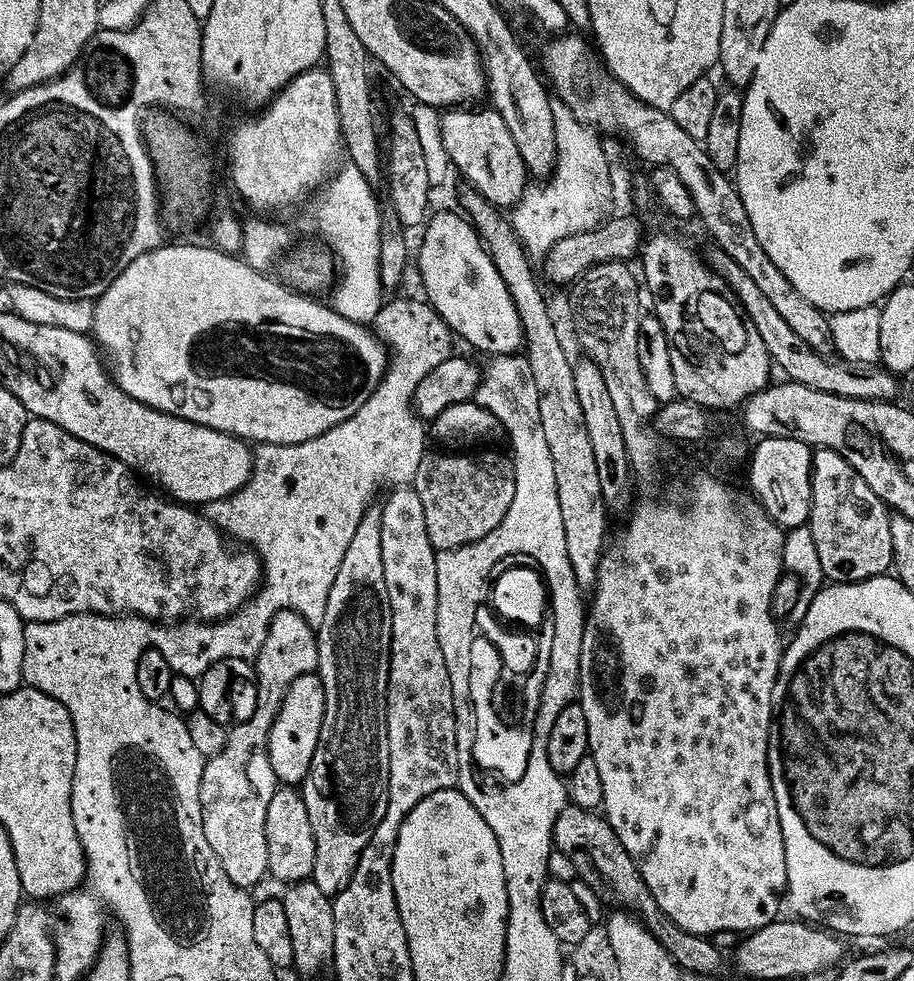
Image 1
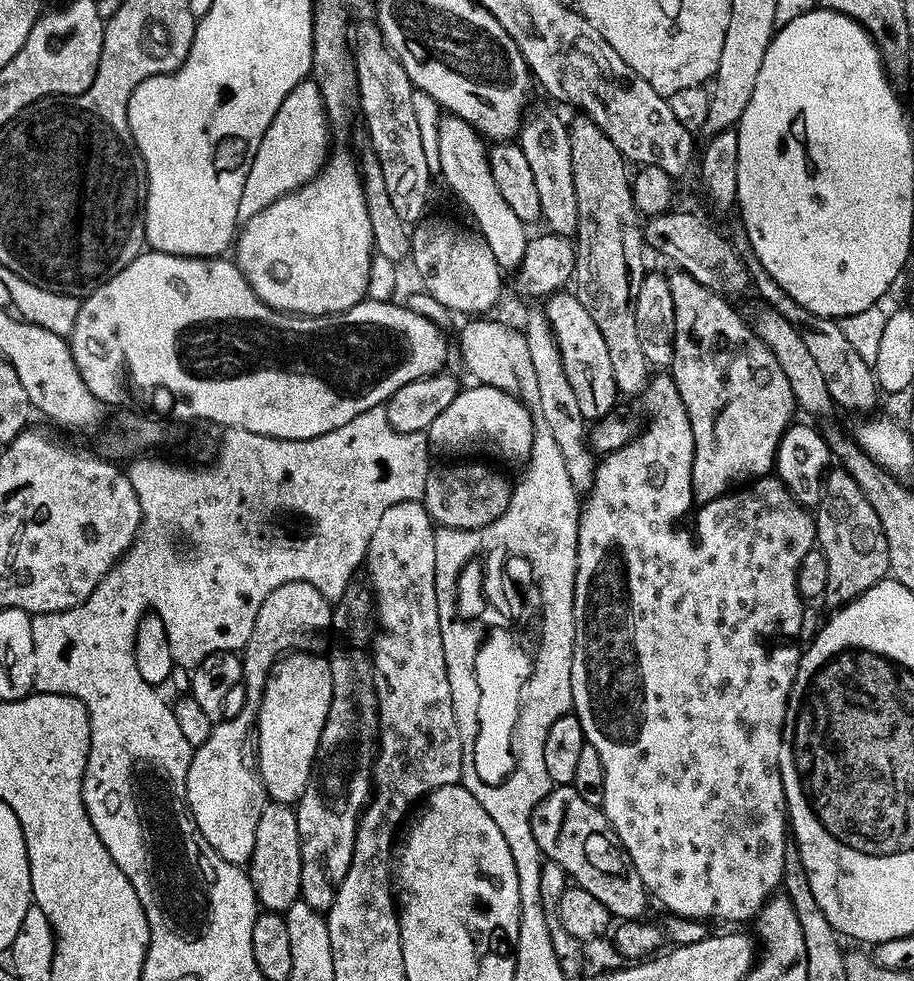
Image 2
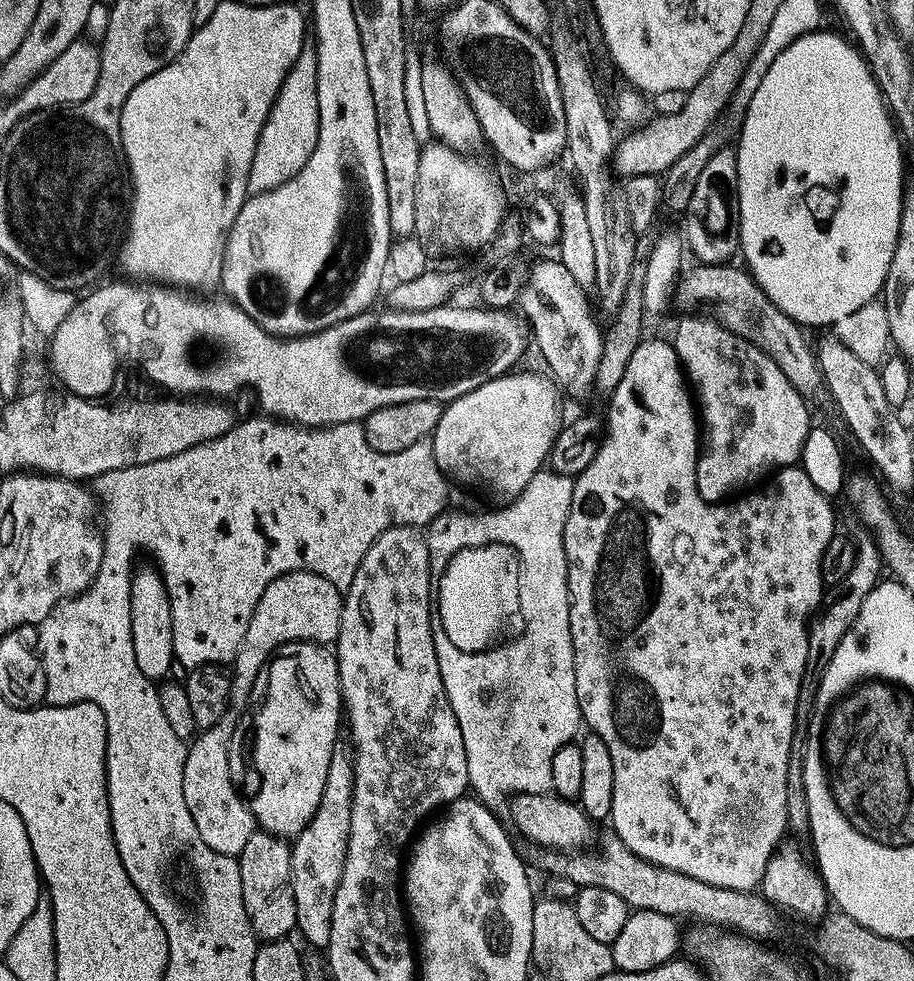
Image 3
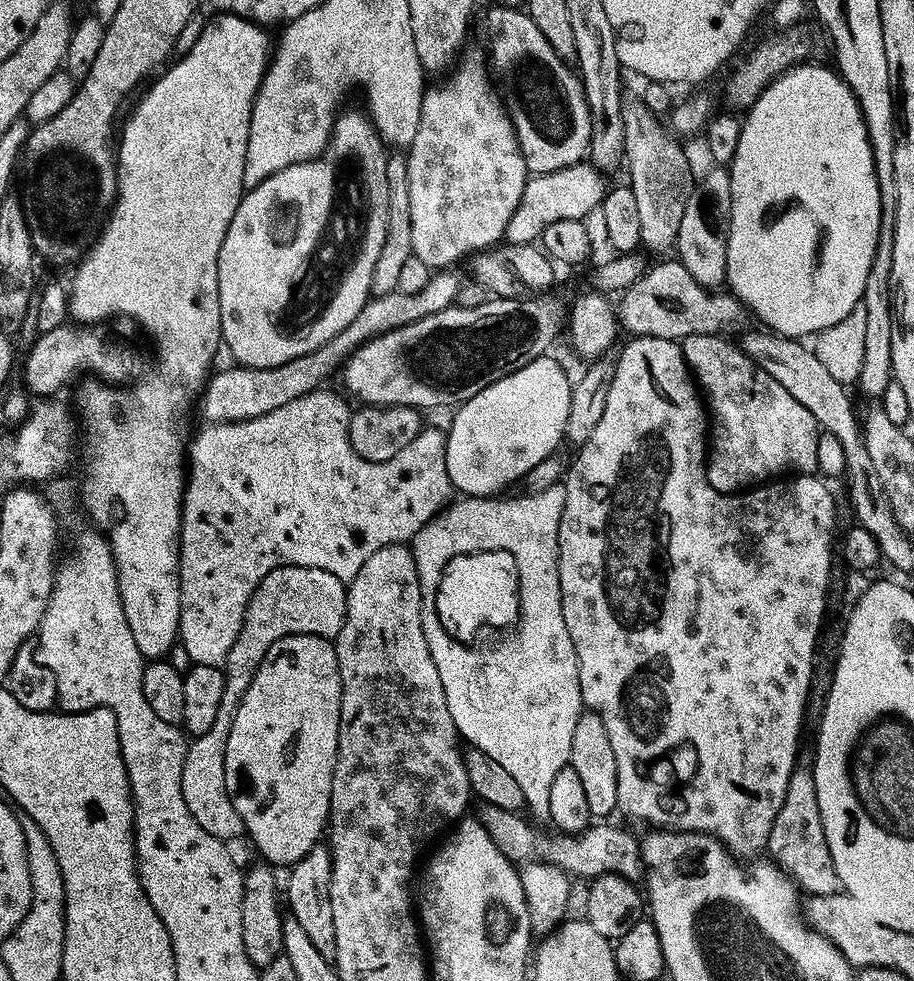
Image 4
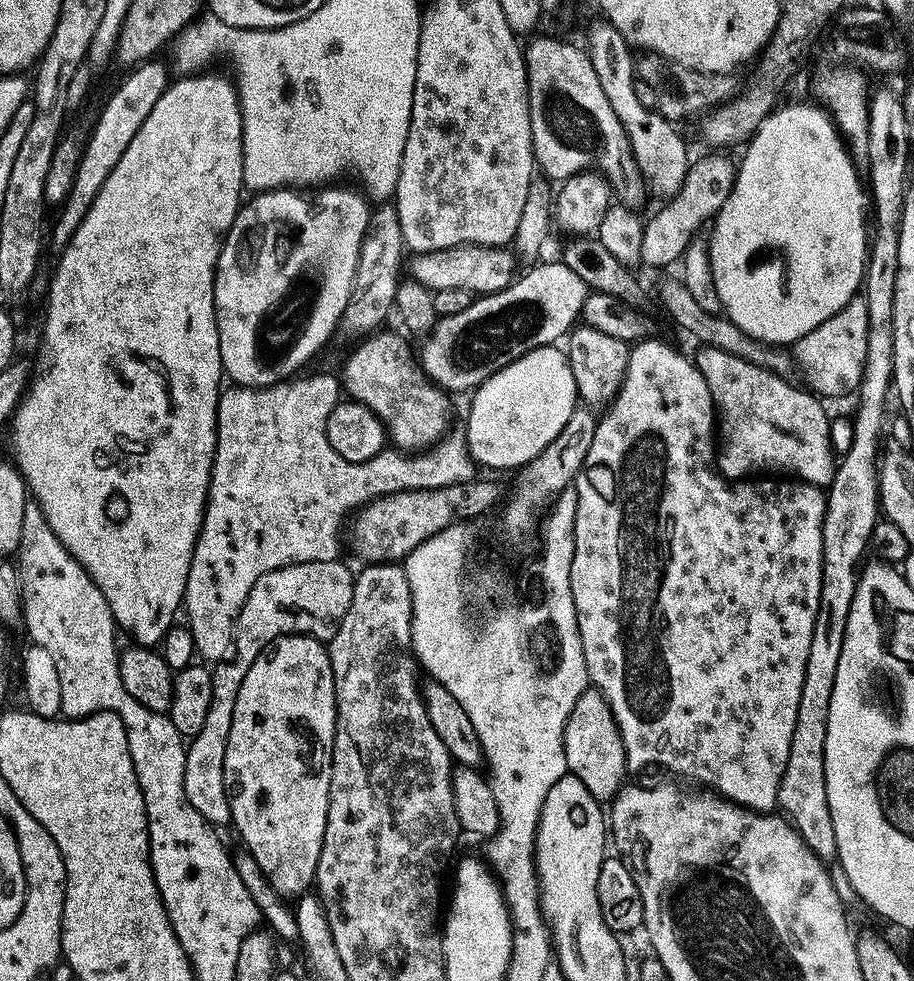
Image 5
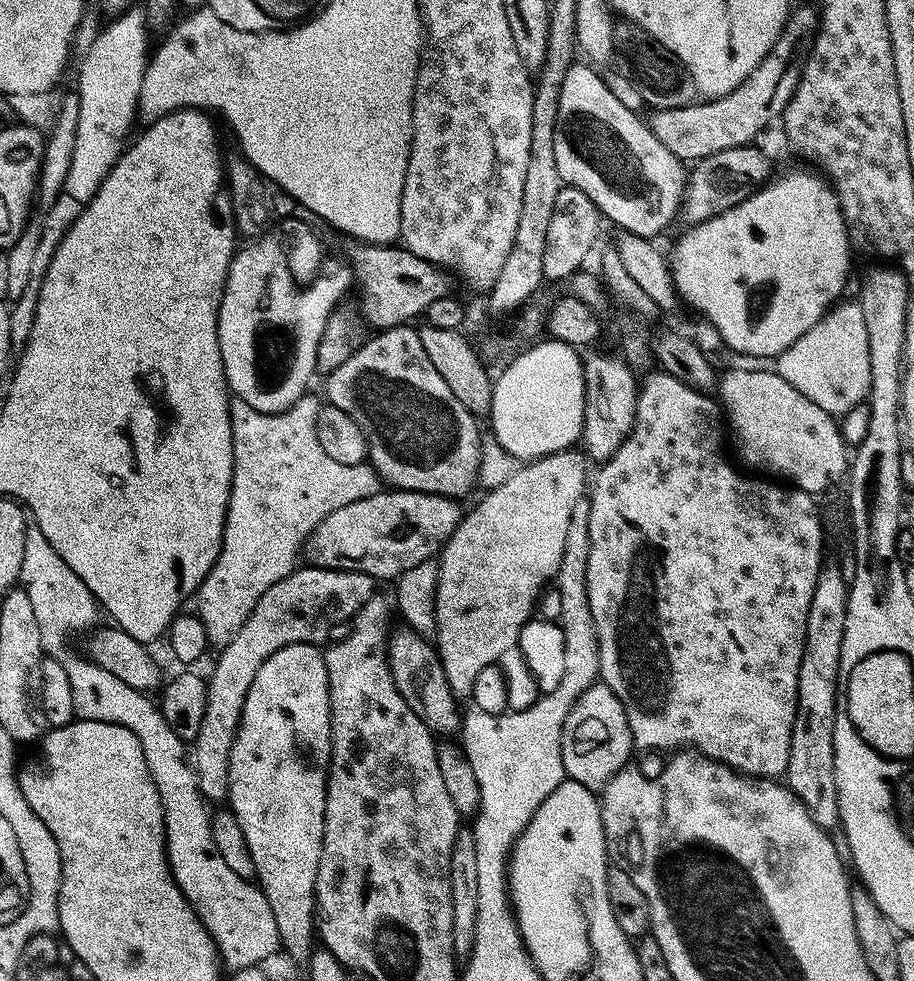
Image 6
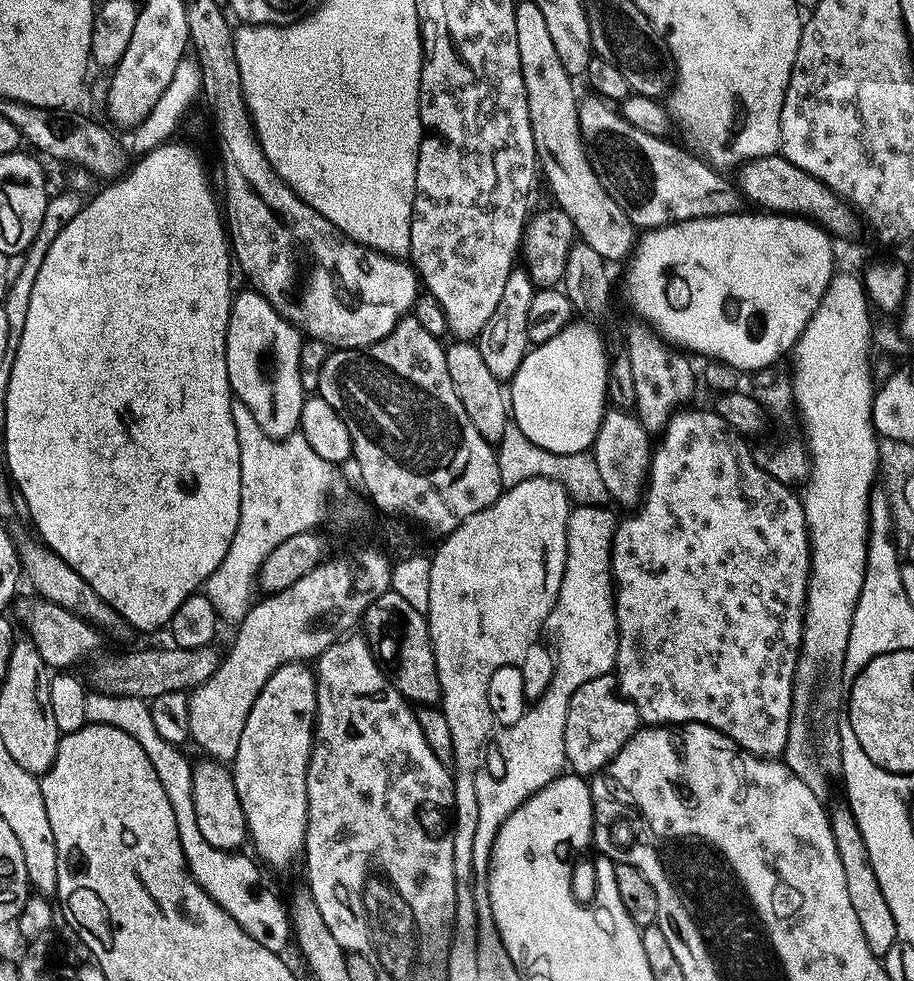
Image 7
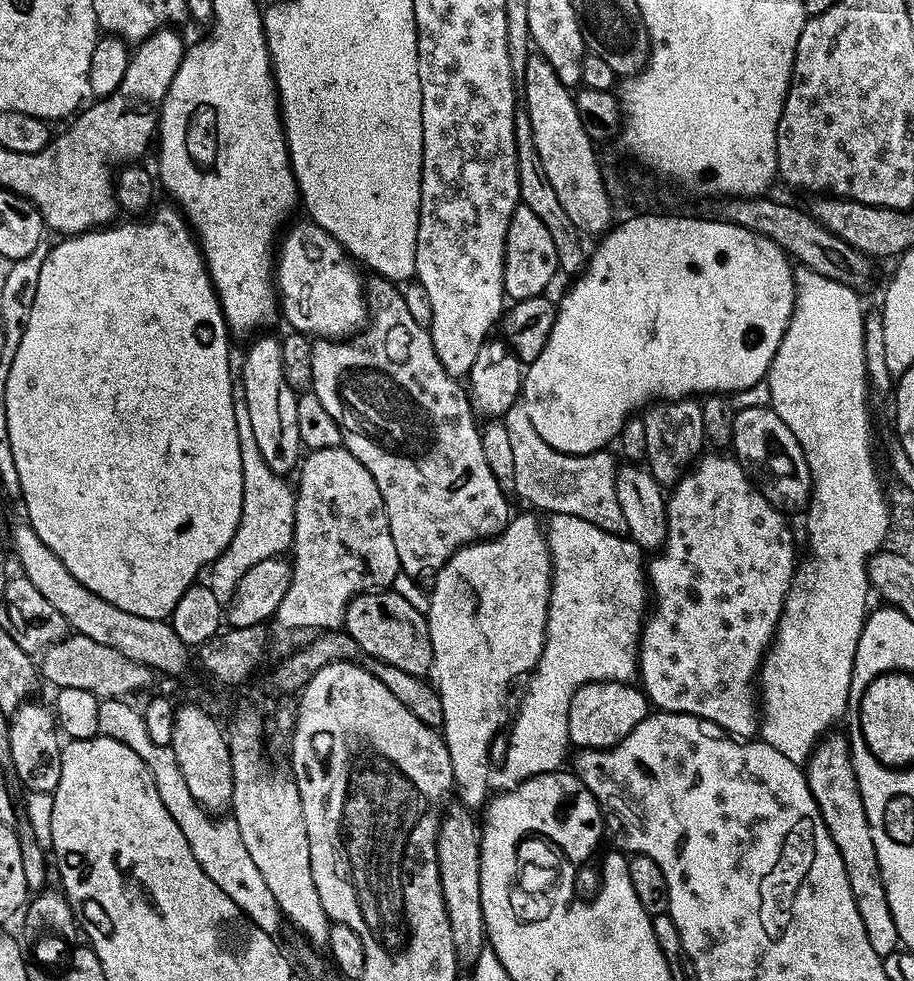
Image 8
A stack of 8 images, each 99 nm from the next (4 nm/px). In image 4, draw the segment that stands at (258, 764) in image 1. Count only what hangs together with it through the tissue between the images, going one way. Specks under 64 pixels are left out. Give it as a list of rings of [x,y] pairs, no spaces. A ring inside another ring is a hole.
[[[282,566],[270,570],[254,590],[244,615],[234,646],[223,666],[224,690],[217,717],[206,733],[195,737],[187,750],[182,770],[182,796],[187,809],[198,826],[222,842],[243,833],[244,824],[234,810],[232,800],[225,790],[225,748],[233,725],[234,714],[253,681],[253,674],[264,660],[266,650],[274,642],[294,634],[327,636],[334,638],[342,630],[348,609],[348,590],[345,581],[334,578],[321,568]]]

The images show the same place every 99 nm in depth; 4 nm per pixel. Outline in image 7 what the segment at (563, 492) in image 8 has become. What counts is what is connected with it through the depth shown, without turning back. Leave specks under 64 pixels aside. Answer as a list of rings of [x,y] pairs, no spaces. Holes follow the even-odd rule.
[[[509,427],[505,436],[500,440],[496,454],[500,482],[505,489],[514,487],[527,479],[552,479],[558,482],[568,492],[568,499],[573,505],[599,504],[603,505],[609,499],[606,485],[602,482],[601,473],[595,465],[595,458],[588,452],[574,454],[554,454],[550,450],[542,450],[542,446],[534,446],[522,430]]]

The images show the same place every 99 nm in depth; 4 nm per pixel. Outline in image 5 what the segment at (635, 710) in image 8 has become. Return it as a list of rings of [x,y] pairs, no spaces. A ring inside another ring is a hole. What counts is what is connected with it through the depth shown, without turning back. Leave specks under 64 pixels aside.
[[[589,690],[582,694],[582,698],[578,698],[578,702],[574,702],[574,710],[570,710],[570,718],[564,727],[564,753],[568,772],[576,776],[596,800],[611,802],[625,787],[628,759],[624,754],[612,708],[601,692]]]

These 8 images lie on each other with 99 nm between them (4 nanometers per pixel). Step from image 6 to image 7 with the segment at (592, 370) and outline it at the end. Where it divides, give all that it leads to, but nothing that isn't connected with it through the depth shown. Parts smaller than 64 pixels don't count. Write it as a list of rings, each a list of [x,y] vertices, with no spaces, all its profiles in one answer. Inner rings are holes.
[[[610,408],[605,411],[592,443],[590,454],[595,458],[595,465],[598,466],[609,497],[628,508],[626,510],[635,509],[643,499],[651,464],[650,440],[651,435],[633,413],[621,408]]]

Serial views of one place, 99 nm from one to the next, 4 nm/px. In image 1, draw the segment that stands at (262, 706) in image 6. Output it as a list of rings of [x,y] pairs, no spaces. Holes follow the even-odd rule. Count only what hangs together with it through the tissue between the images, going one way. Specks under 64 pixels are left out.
[[[315,671],[302,674],[290,682],[268,735],[268,761],[277,781],[288,786],[296,786],[303,781],[310,770],[310,758],[314,758],[314,750],[318,746],[325,710],[326,694]]]

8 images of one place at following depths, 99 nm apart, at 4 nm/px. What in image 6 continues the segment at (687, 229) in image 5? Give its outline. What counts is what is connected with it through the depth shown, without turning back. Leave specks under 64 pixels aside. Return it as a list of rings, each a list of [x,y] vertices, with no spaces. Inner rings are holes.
[[[747,144],[730,150],[718,150],[718,154],[710,154],[704,160],[695,161],[686,176],[679,219],[685,220],[688,226],[701,224],[738,206],[747,196],[768,183],[773,175],[771,172],[772,164],[767,154]]]

